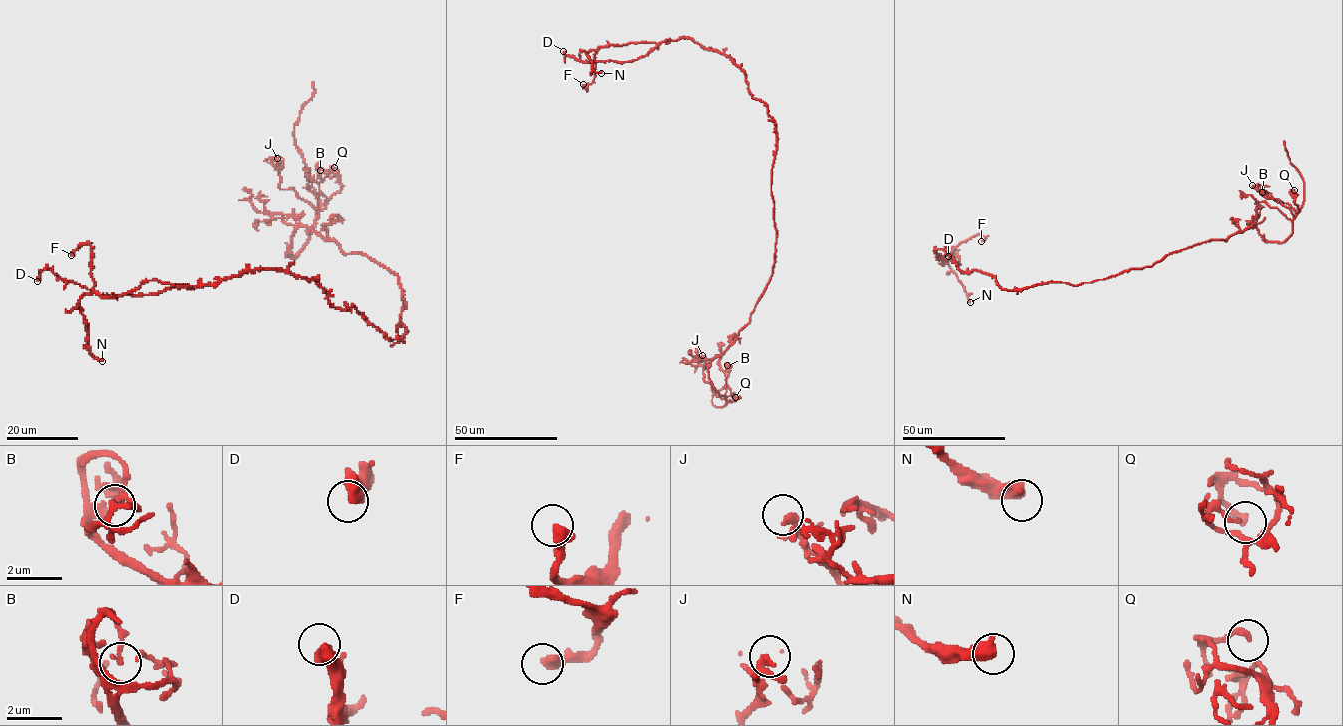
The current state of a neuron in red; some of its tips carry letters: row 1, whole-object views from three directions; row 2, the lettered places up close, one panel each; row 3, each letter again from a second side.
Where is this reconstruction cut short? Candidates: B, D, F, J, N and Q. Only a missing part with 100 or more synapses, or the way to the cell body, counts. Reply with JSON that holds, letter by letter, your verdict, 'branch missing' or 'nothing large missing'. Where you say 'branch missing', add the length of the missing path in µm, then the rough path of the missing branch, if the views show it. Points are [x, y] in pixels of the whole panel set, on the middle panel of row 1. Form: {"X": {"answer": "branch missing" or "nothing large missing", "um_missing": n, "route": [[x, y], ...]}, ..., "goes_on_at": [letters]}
{"B": {"answer": "nothing large missing"}, "D": {"answer": "nothing large missing"}, "F": {"answer": "nothing large missing"}, "J": {"answer": "nothing large missing"}, "N": {"answer": "nothing large missing"}, "Q": {"answer": "nothing large missing"}, "goes_on_at": []}

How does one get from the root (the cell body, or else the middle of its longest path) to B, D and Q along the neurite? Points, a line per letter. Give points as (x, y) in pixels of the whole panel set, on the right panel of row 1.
B: (1081, 283), (1150, 267), (1252, 224), (1266, 240), (1284, 241), (1293, 215), (1262, 192)
D: (1081, 283), (1003, 290), (995, 276), (963, 272), (944, 250), (935, 250), (959, 264), (953, 249), (948, 256)
Q: (1081, 283), (1150, 267), (1174, 252), (1226, 240), (1252, 224), (1266, 240), (1283, 242), (1298, 212), (1294, 190)

